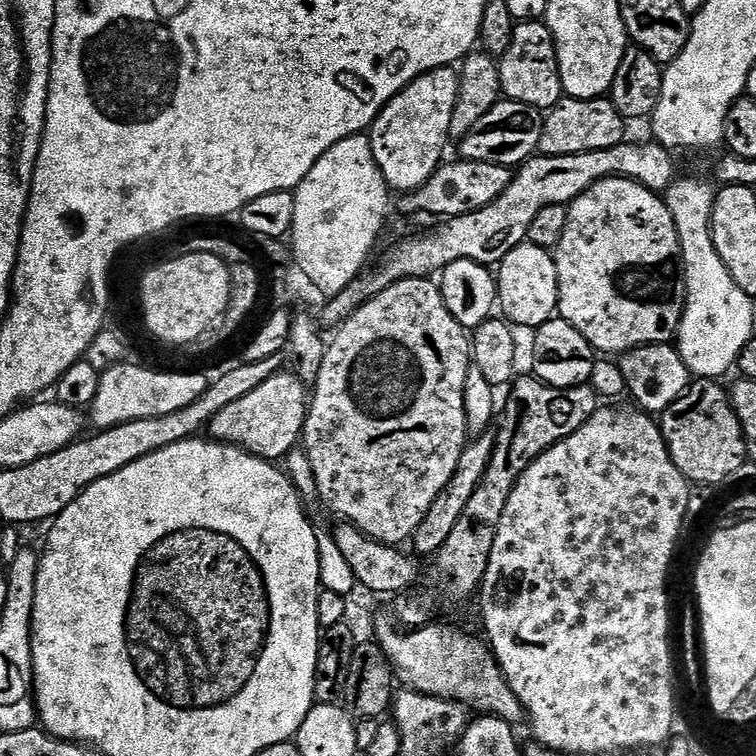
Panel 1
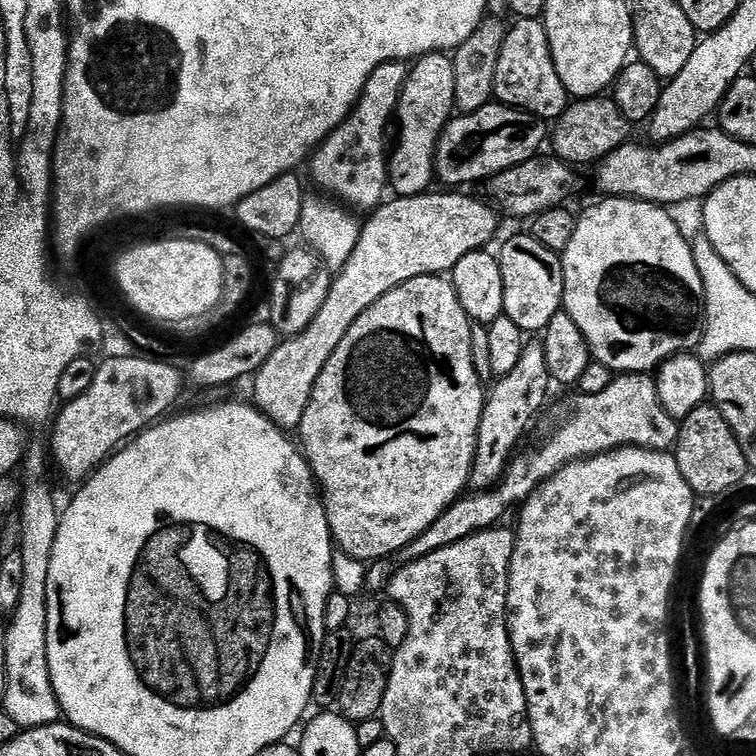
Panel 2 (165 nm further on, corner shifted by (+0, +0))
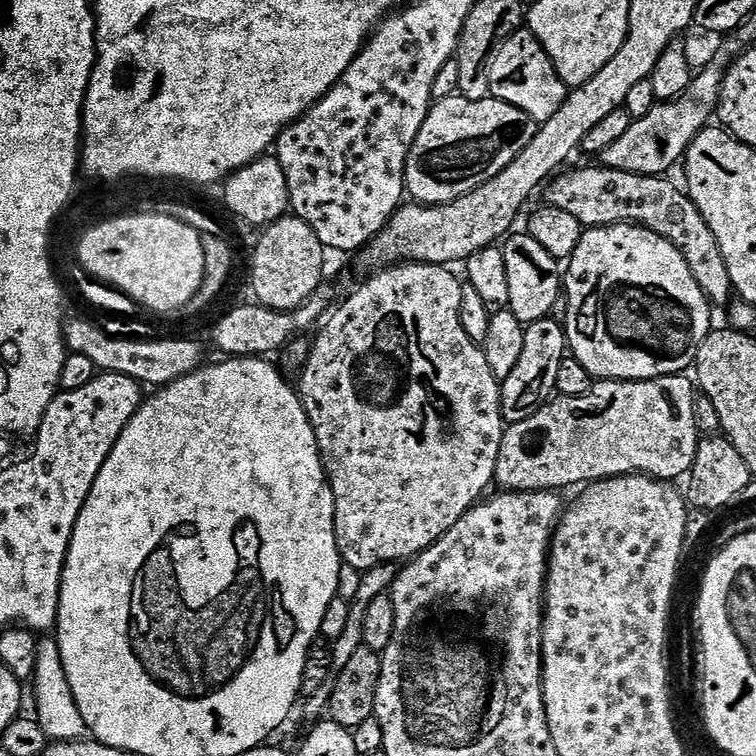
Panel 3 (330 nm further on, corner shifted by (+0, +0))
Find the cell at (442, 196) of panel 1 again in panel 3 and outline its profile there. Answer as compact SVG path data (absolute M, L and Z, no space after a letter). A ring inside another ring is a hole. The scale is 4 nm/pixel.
M603 166L568 171L561 171L547 185L547 204L574 214L585 229L607 224L638 224L649 228L683 254L690 266L690 274L694 274L694 282L702 286L709 304L727 305L733 299L730 270L726 270L726 258L722 258L718 238L714 238L710 226L706 226L706 218L702 218L698 206L694 206L692 197L683 187L675 188L664 176L643 176Z

